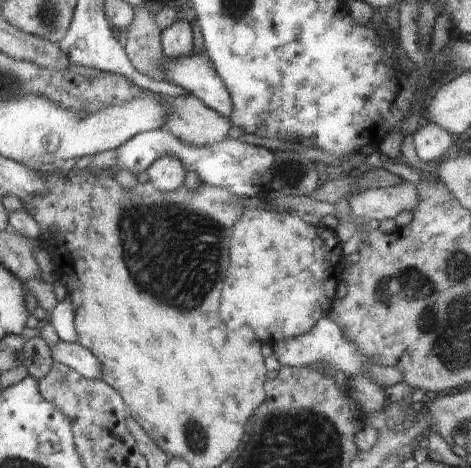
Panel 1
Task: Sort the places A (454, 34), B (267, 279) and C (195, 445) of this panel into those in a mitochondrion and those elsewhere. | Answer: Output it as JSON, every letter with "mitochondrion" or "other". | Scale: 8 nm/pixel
{"A":"other","B":"other","C":"mitochondrion"}

